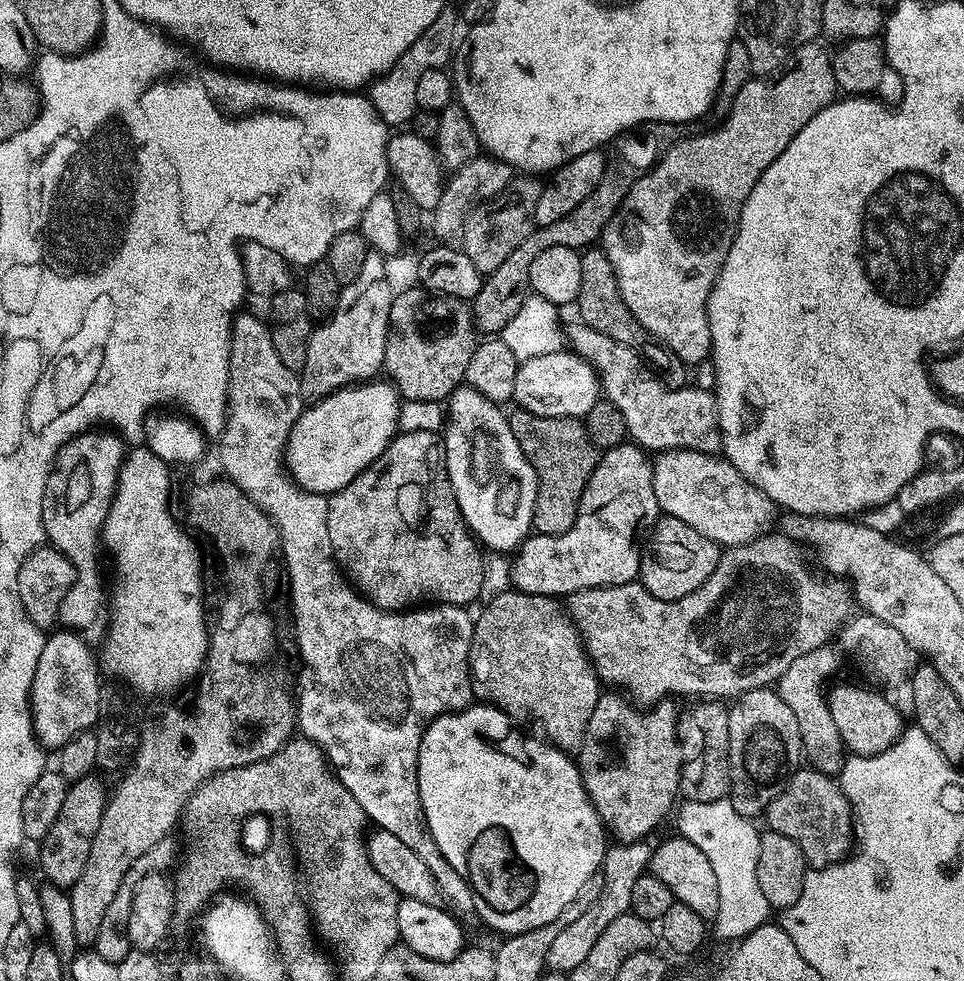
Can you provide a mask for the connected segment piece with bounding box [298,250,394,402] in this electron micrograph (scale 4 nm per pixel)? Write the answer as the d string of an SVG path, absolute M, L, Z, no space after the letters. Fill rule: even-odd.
M369 250L358 278L341 287L336 308L327 319L313 327L310 342L306 346L306 358L312 362L316 356L320 356L320 361L316 365L304 364L298 373L300 394L305 401L325 400L331 392L350 384L371 381L381 375L394 295L394 288L388 285L388 264L382 253Z

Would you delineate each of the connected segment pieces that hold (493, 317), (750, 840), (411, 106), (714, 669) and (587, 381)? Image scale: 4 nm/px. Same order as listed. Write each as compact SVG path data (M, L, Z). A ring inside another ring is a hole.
M657 122L641 124L640 127L616 137L607 149L602 182L594 186L594 194L590 194L590 198L586 198L582 206L574 206L574 210L570 210L566 218L558 218L558 222L533 231L532 235L526 238L526 242L522 242L522 246L518 246L518 250L510 253L506 262L498 266L496 272L487 273L483 277L481 289L470 301L472 318L477 329L481 333L490 332L486 334L503 333L510 318L514 318L514 314L518 314L520 309L521 297L516 296L516 291L519 290L520 284L522 288L522 277L530 270L530 262L534 262L534 258L538 258L542 250L550 250L550 246L570 246L584 250L595 245L603 237L604 228L610 222L610 218L614 218L614 214L622 206L626 194L630 194L630 186L634 186L634 182L638 182L638 178L649 172L661 155L667 152L675 141L684 139L685 135L685 125Z
M728 798L718 802L689 800L681 803L679 808L680 817L676 820L680 827L679 835L706 854L718 878L718 914L714 917L716 932L724 940L739 942L770 920L770 909L757 877L761 829L756 829L749 817L738 814Z
M452 6L444 8L442 14L434 18L426 34L422 34L422 38L418 38L418 42L414 42L414 46L410 46L410 50L406 50L406 54L402 54L402 58L398 58L398 62L394 62L388 72L383 72L372 81L366 95L385 124L389 126L411 125L413 116L418 111L415 102L418 82L421 81L422 74L426 70L443 69L446 65L444 63L451 58L452 47L456 44L456 24L458 25L457 9Z
M788 534L774 535L729 547L710 578L698 590L686 594L686 598L678 598L680 604L654 598L639 582L575 592L566 607L584 637L584 648L601 681L626 690L642 706L651 706L671 696L735 698L750 690L775 685L800 656L819 653L820 647L832 635L835 637L853 615L853 589L839 575L815 576L804 565L805 549L800 544Z
M561 350L523 361L514 378L512 400L530 414L546 418L582 418L602 399L600 378L595 368L571 350Z

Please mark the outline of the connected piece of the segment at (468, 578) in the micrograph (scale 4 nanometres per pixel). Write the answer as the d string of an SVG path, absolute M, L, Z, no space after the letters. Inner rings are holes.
M400 432L396 439L388 443L388 449L369 468L362 470L362 474L358 474L358 478L354 478L354 482L350 482L342 490L331 493L328 496L328 504L332 555L337 565L342 569L343 575L349 581L354 582L356 591L375 608L380 608L384 612L402 612L413 606L435 606L438 604L468 606L471 605L471 600L479 594L480 587L484 584L484 564L480 561L475 546L472 545L473 539L469 536L456 506L451 482L447 476L447 466L444 462L442 440L437 433Z

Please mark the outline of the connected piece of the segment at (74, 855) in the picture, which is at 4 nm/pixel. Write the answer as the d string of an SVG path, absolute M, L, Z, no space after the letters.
M89 774L69 783L62 810L58 810L58 818L54 818L50 834L39 841L40 868L44 871L45 878L56 888L72 889L82 870L86 870L86 858L90 858L90 846L94 843L94 834L98 834L98 822L102 822L102 814L110 795L109 789L104 789L99 778L101 779L99 775Z

